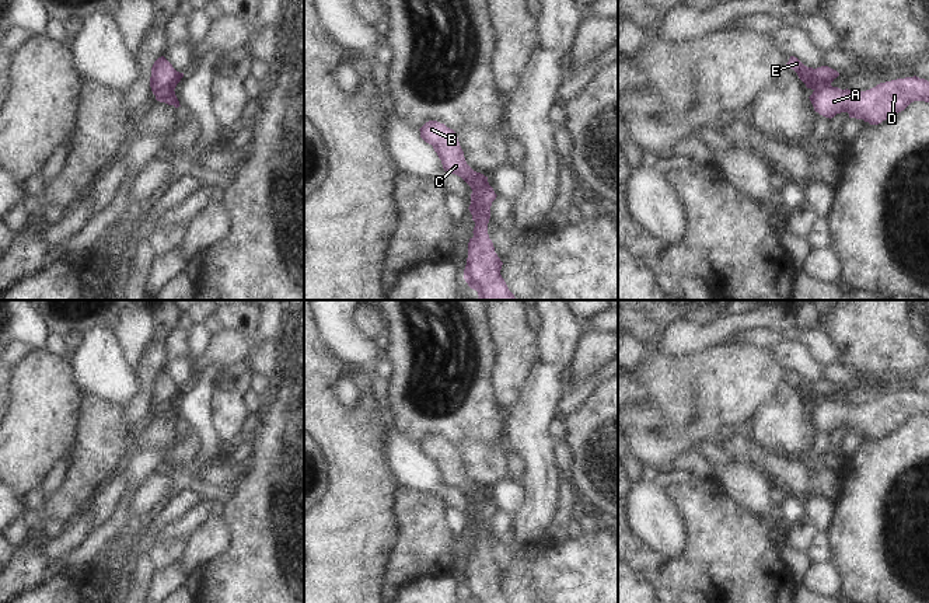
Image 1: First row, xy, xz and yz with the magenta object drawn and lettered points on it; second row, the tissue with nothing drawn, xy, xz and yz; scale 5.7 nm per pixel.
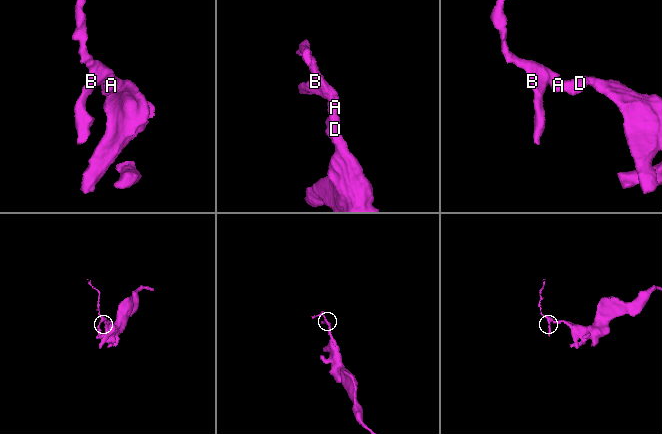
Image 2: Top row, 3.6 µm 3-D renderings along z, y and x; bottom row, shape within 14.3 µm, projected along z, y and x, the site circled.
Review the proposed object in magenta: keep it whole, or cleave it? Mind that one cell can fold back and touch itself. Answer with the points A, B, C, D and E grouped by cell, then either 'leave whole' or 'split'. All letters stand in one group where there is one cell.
A D / B C E; split

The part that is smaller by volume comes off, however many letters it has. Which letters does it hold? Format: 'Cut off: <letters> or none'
Cut off: B, C, E.

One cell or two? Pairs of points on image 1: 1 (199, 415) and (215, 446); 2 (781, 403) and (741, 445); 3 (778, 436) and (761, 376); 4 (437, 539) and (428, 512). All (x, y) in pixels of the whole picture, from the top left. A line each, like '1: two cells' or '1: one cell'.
1: one cell
2: two cells
3: two cells
4: one cell

